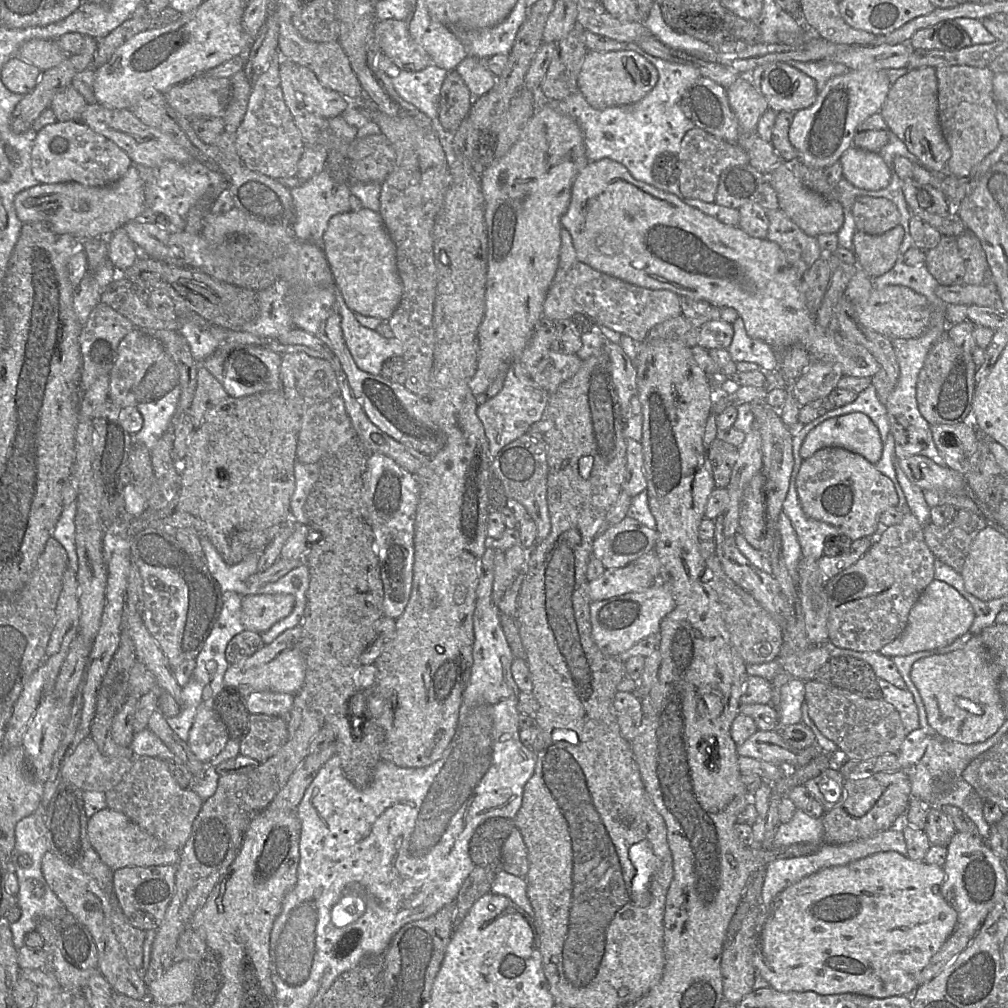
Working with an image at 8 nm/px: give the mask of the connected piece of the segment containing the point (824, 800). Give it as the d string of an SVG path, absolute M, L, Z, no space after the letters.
M836 765L809 779L804 786L827 812L845 800L845 778Z

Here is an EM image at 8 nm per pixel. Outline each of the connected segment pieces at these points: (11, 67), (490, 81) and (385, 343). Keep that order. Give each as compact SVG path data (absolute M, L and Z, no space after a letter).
M14 55L3 65L1 80L9 91L26 95L35 88L41 73L38 67Z
M467 56L455 69L473 98L488 93L496 83L496 76L487 67L487 60Z
M338 287L335 297L343 339L356 366L369 374L379 375L386 360L403 355L401 342L395 337L384 338L375 330L362 326L346 305Z

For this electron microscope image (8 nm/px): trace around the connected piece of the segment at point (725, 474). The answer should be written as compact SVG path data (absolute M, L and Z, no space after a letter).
M718 438L707 449L706 455L711 465L715 488L728 486L738 454L737 447Z

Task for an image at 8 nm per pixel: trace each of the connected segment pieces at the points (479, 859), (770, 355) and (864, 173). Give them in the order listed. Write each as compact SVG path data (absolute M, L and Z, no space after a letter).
M490 818L478 826L469 843L469 854L475 867L501 869L502 848L514 828L514 820L505 818Z
M740 317L732 323L733 338L728 352L733 362L747 361L759 365L765 373L773 373L778 369L778 353L766 342L751 338Z
M855 146L841 156L843 177L853 186L864 190L881 190L892 179L892 166L880 153L870 152Z

